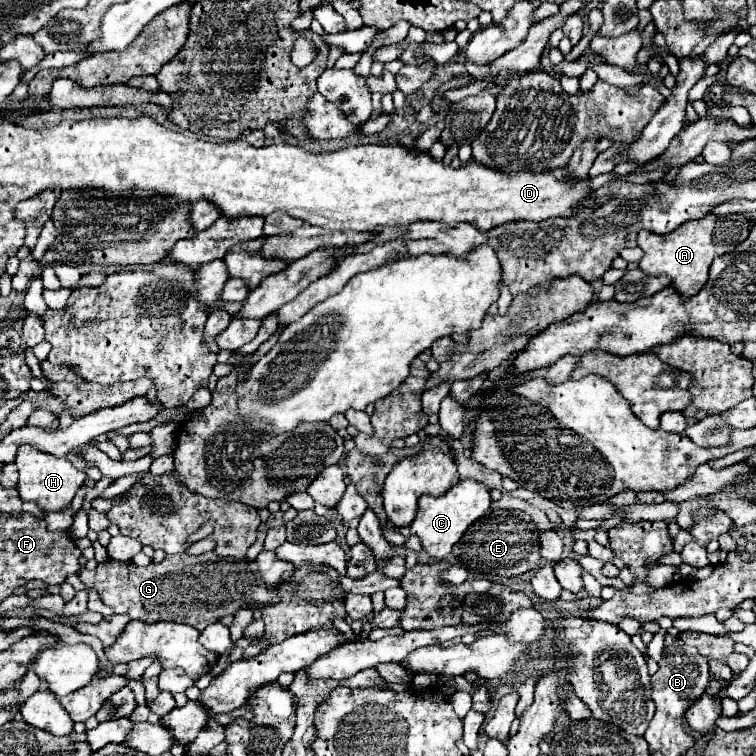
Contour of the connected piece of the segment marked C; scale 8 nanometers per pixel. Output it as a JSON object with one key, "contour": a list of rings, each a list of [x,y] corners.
{"contour":[[[470,479],[460,481],[452,489],[446,491],[442,497],[422,495],[418,501],[418,515],[410,525],[410,533],[416,535],[424,547],[424,551],[434,559],[446,559],[452,547],[460,541],[464,531],[480,519],[490,509],[490,493],[488,487]]]}

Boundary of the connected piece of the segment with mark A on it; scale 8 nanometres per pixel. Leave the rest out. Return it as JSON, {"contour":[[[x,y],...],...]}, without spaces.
{"contour":[[[708,213],[702,219],[680,225],[680,229],[668,235],[640,231],[638,247],[644,251],[644,257],[640,259],[640,269],[648,275],[670,275],[678,293],[682,293],[682,297],[692,297],[704,287],[712,259],[734,251],[734,247],[748,237],[750,227],[752,223],[744,215],[718,217],[714,213]]]}

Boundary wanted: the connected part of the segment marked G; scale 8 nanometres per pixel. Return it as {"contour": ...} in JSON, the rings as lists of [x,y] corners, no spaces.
{"contour":[[[212,551],[198,557],[188,553],[166,555],[162,563],[150,563],[146,567],[136,567],[132,561],[122,563],[108,559],[98,563],[94,571],[82,569],[80,579],[86,589],[98,591],[100,599],[112,607],[114,613],[126,613],[144,623],[186,623],[198,631],[240,607],[262,609],[262,605],[270,605],[274,599],[274,589],[268,589],[264,581],[258,579],[256,561],[222,559]]]}

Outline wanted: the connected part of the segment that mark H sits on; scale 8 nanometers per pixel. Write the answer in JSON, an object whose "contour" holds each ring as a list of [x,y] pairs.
{"contour":[[[22,445],[18,449],[16,467],[20,473],[20,483],[18,483],[20,497],[24,501],[36,501],[44,511],[62,511],[66,505],[70,505],[74,493],[80,489],[84,481],[84,473],[78,471],[66,457],[54,457],[42,453],[32,445]]]}

